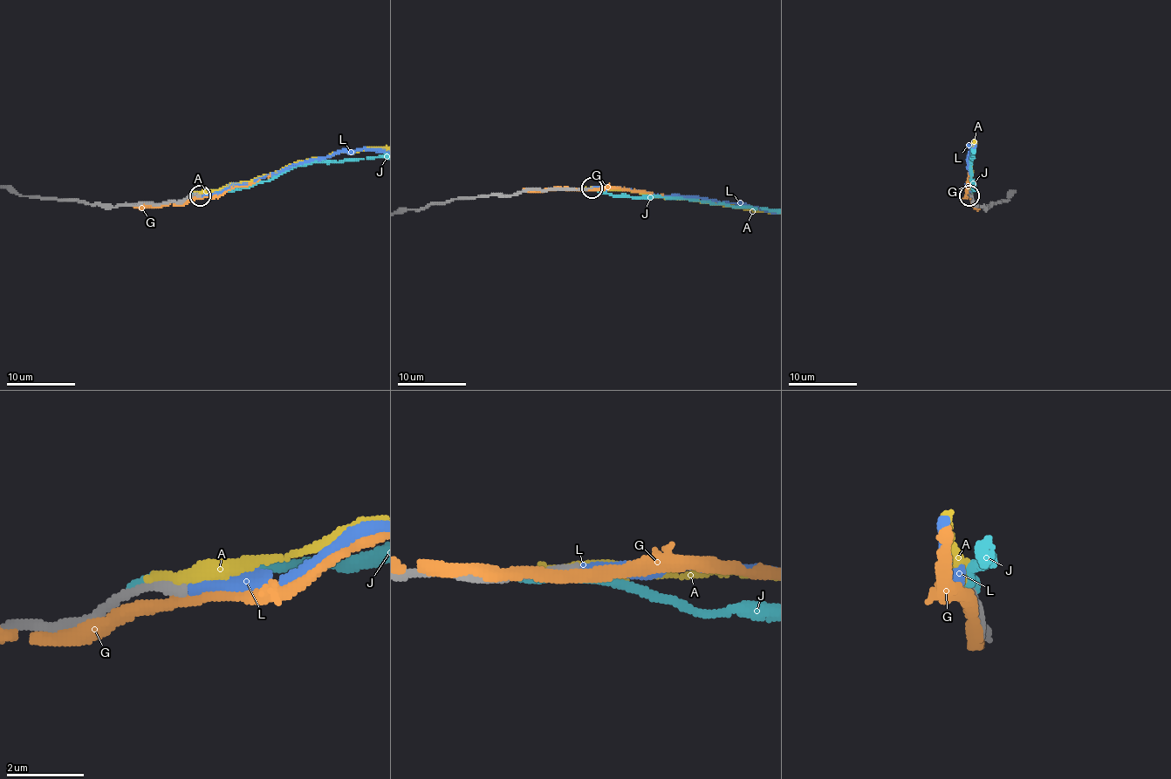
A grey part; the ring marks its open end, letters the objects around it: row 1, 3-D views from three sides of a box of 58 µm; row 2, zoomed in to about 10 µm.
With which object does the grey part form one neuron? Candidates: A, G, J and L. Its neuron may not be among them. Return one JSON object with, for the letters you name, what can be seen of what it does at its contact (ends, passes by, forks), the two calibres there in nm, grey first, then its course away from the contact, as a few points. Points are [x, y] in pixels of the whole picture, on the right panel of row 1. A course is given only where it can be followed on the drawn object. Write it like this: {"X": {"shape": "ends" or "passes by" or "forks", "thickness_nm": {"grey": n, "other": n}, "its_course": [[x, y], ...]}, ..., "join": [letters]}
{"L": {"shape": "ends", "thickness_nm": {"grey": 240, "other": 240}}, "join": ["L"]}

